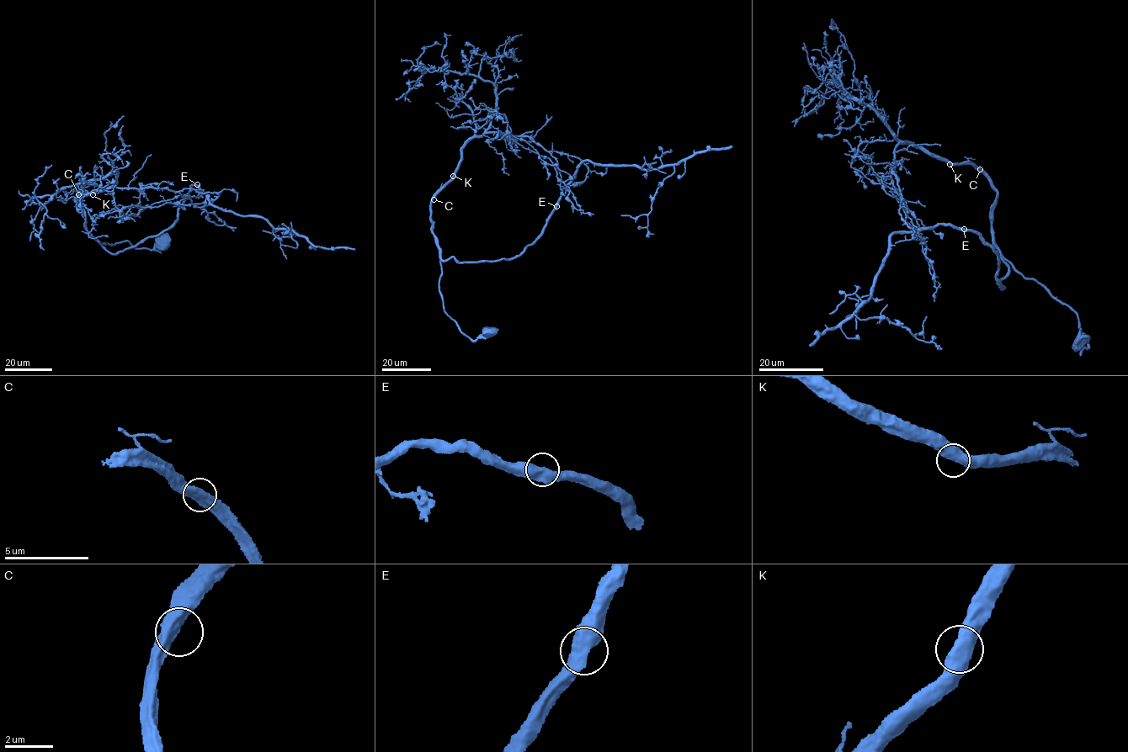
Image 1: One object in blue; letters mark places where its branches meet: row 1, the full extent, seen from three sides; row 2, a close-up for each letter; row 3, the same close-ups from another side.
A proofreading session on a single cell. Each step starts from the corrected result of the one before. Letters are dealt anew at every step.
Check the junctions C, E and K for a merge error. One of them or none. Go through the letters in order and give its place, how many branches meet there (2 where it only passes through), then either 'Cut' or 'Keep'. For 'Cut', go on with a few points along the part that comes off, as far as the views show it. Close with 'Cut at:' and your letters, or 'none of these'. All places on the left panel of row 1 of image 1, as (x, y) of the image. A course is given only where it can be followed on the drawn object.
C: Place: (78, 194). Branches: 2. Keep
E: Place: (197, 184). Branches: 2. Keep
K: Place: (93, 194). Branches: 2. Keep
Cut at: none of these

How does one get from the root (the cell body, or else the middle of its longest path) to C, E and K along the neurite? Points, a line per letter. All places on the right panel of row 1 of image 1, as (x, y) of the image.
C: (1078, 341), (1087, 347), (1076, 314), (1040, 283), (1018, 272), (1002, 256), (992, 230), (997, 192), (980, 170)
E: (1078, 341), (1087, 347), (1076, 314), (1007, 261), (1008, 273), (997, 283), (1002, 290), (997, 250), (964, 229)
K: (1078, 341), (1087, 347), (1076, 314), (1000, 252), (991, 179), (967, 163), (949, 164)

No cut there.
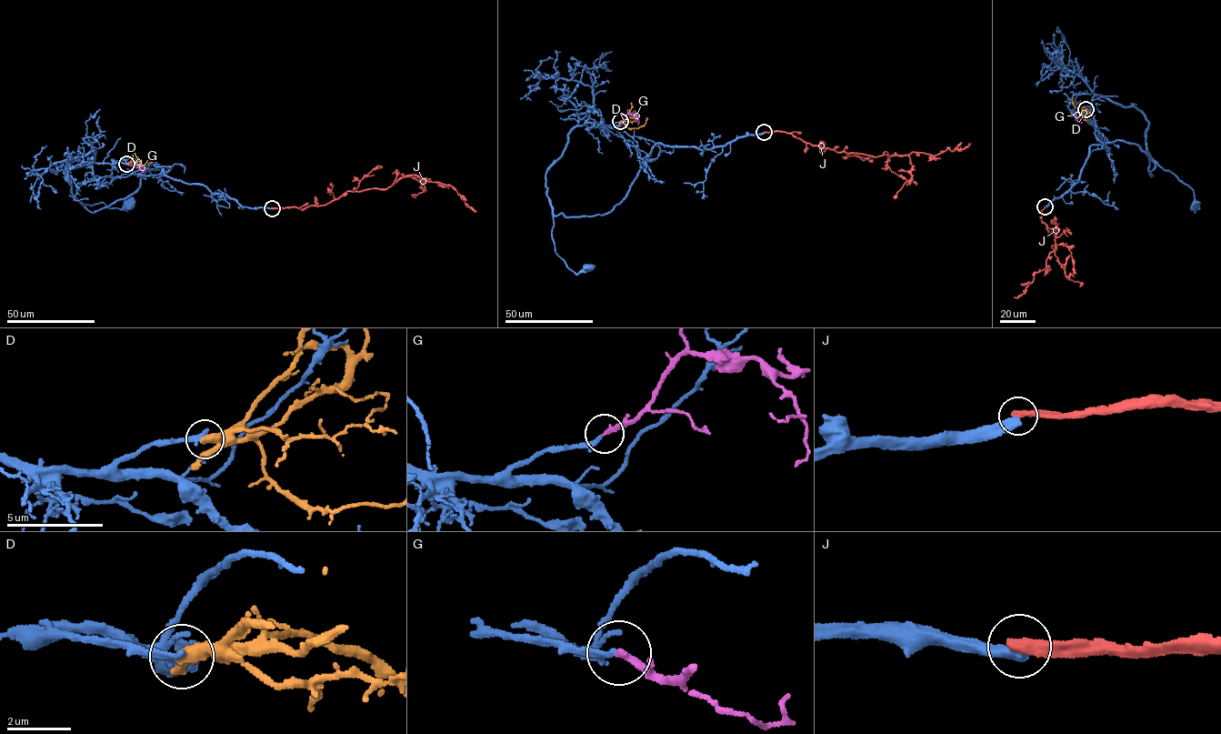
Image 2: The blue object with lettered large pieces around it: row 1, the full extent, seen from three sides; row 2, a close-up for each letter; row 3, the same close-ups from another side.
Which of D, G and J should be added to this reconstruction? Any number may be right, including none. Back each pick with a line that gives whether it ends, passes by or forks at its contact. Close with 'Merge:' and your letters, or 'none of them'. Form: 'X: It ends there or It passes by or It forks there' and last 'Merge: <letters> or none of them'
G: It ends there
Merge: G

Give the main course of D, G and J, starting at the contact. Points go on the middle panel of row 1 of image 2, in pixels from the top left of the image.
D: (619, 122), (636, 128), (643, 126), (646, 117)
G: (620, 121), (627, 114), (634, 114), (639, 121), (637, 125)
J: (764, 132), (792, 134), (838, 152), (877, 156), (912, 152), (935, 155), (947, 149), (964, 148), (970, 143)

